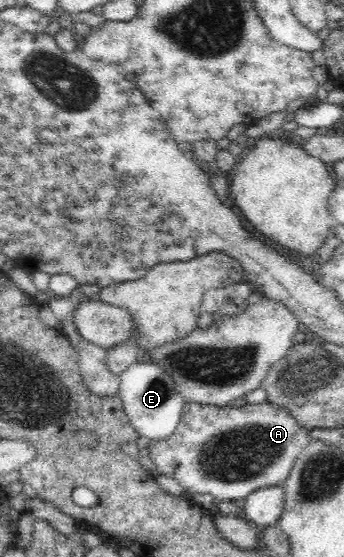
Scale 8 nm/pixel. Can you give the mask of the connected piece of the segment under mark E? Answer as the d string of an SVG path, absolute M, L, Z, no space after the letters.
M152 361L137 362L120 375L118 396L123 402L124 414L140 437L145 437L149 441L159 441L168 438L179 425L185 401L177 393L173 378L169 377L165 370Z

